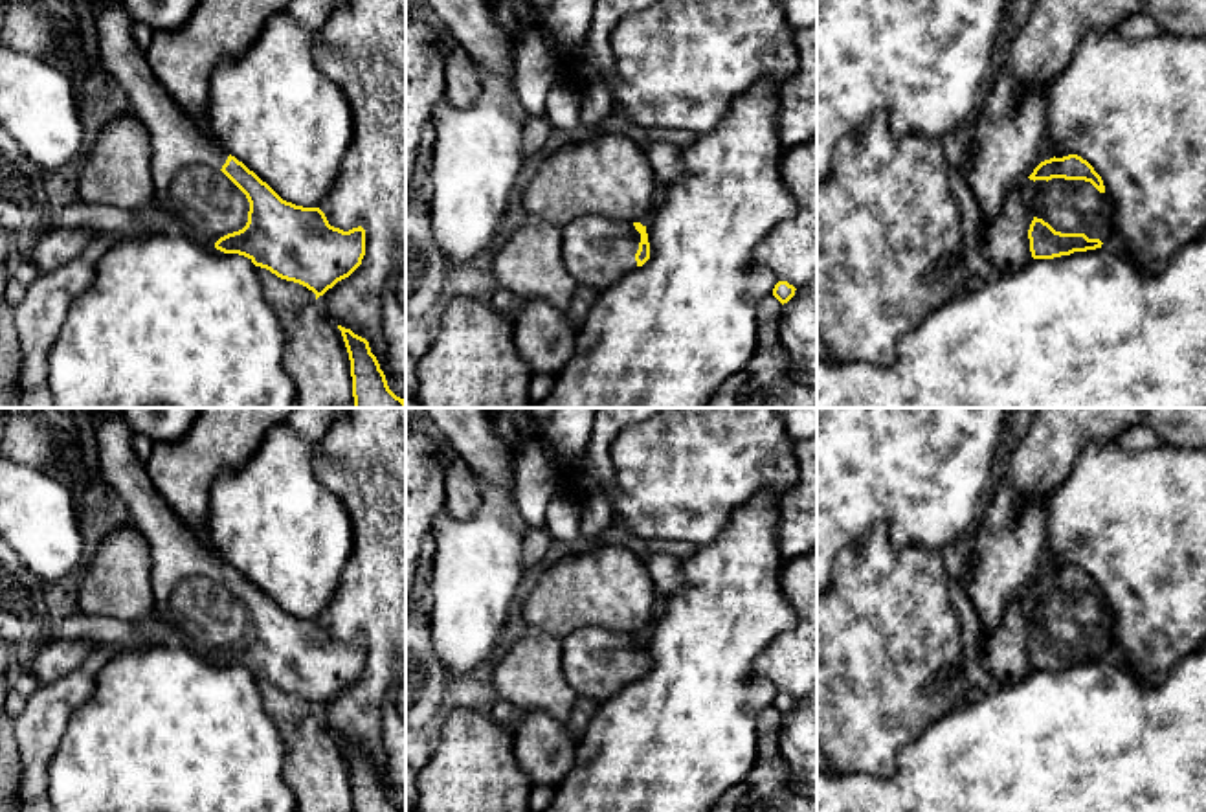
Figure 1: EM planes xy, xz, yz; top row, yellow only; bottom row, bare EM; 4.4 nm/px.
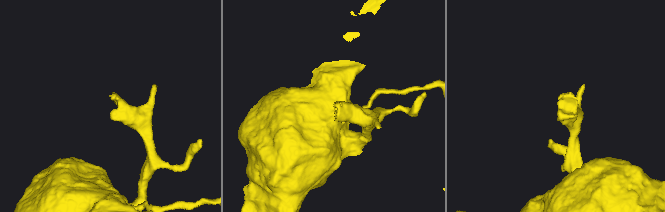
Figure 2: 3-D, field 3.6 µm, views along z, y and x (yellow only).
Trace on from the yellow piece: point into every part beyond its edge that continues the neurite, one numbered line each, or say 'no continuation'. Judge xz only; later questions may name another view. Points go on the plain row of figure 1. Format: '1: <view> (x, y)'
1: xz (597, 664)

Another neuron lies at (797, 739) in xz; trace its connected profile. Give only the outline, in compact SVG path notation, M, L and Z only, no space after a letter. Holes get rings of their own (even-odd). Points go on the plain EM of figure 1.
M817 694L797 700L782 716L778 748L789 766L789 786L817 799Z

